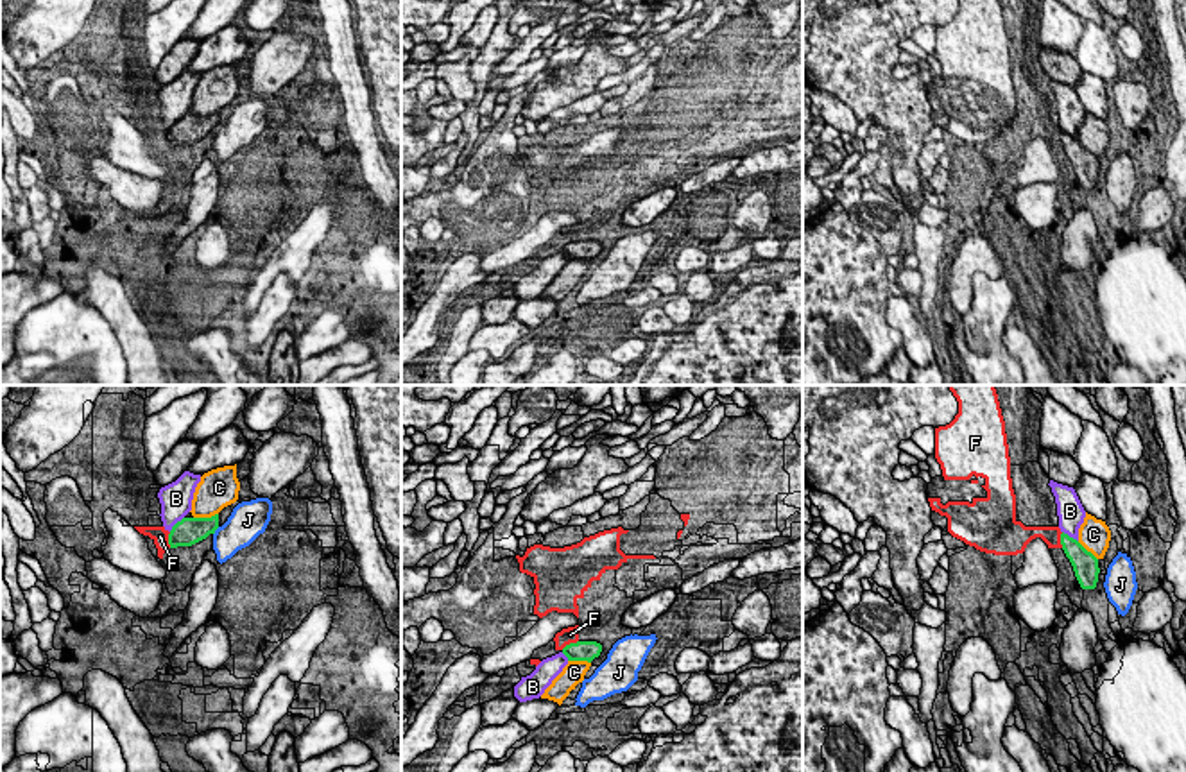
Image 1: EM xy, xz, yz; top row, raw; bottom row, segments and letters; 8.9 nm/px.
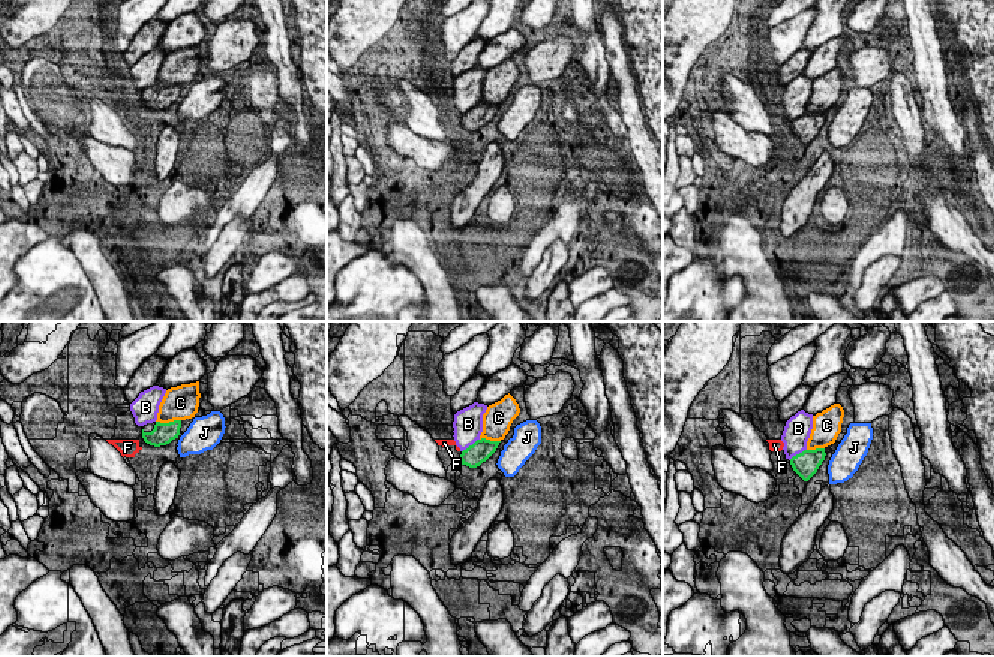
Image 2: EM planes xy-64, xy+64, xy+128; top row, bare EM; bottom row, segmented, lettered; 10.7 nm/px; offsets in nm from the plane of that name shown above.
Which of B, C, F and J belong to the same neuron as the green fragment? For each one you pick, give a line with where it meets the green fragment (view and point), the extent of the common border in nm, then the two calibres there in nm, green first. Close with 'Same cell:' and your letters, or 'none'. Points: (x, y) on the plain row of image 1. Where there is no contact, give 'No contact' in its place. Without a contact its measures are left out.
Same cell: none

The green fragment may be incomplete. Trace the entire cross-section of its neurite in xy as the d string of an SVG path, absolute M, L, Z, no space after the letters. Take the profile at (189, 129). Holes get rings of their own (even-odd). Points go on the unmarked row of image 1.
M219 113L211 116L183 116L172 125L168 143L170 147L192 145L206 138L210 133L215 133L217 127Z

